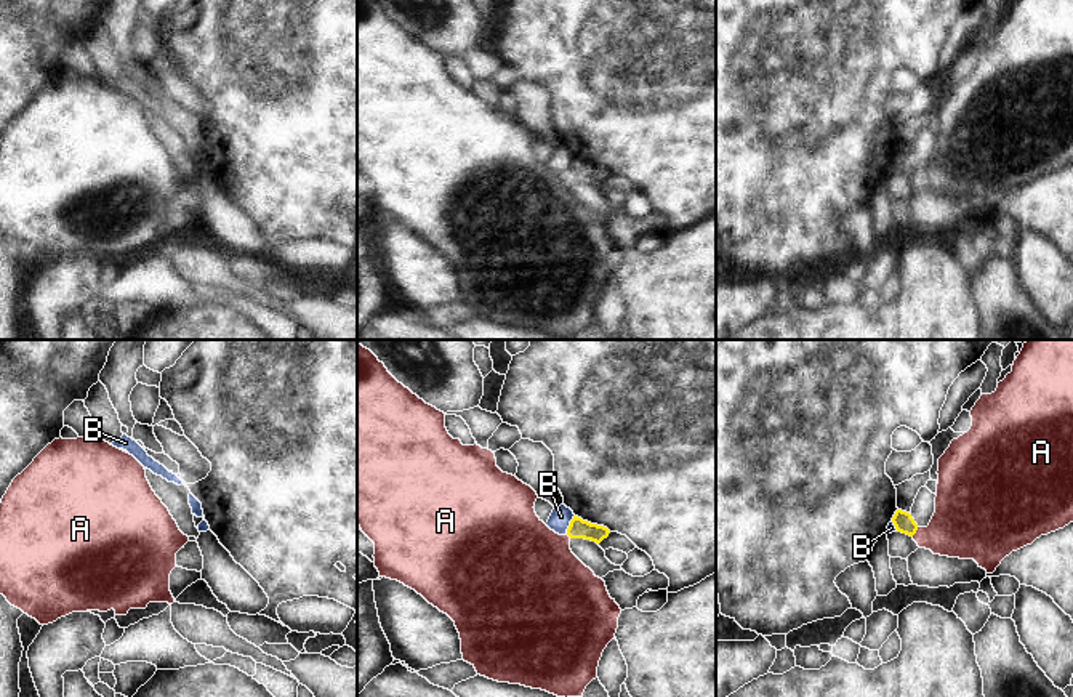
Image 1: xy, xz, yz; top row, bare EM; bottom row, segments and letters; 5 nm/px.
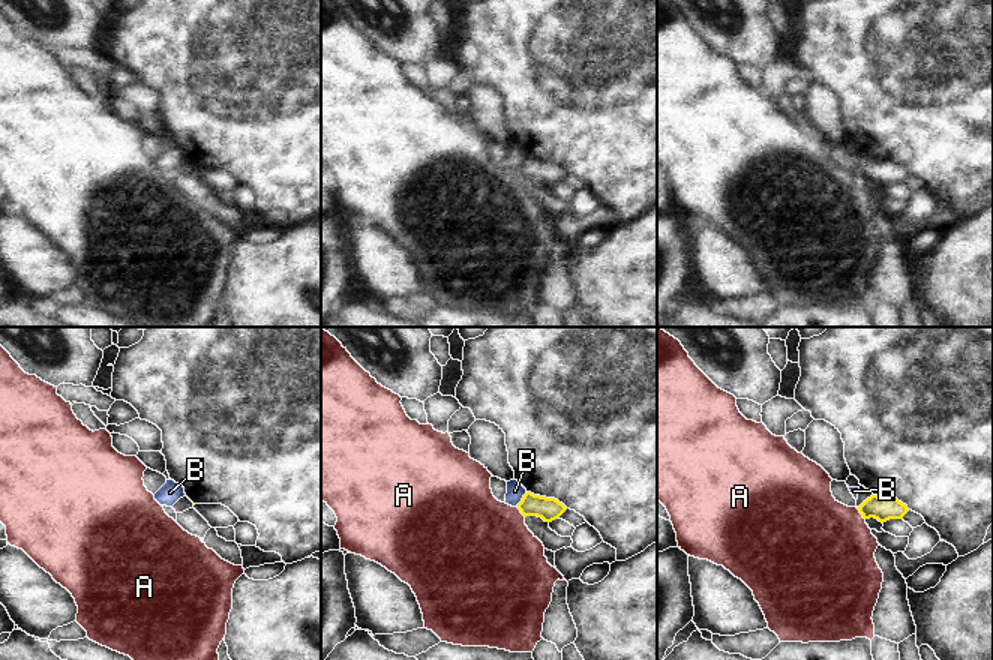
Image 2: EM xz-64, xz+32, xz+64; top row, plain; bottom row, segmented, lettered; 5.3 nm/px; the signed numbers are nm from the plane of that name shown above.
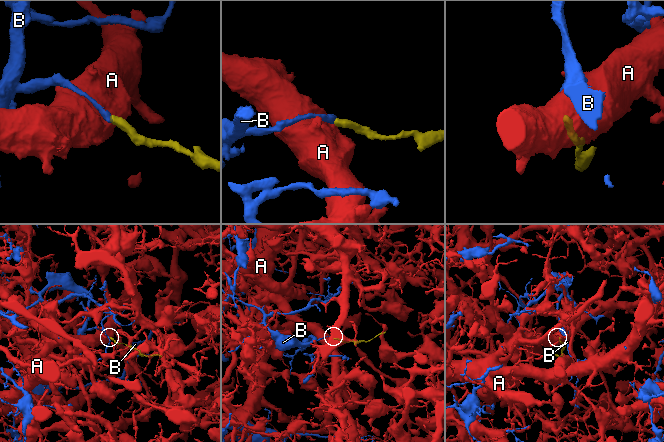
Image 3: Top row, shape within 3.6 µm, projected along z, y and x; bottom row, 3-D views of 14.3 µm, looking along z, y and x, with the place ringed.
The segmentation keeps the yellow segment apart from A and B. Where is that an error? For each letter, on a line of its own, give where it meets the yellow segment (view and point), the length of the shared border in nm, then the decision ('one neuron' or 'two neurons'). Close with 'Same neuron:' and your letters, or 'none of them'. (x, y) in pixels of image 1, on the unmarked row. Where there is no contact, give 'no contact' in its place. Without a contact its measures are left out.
A: yz (915, 173) | 60 nm | two neurons
B: xz (570, 165) | 110 nm | two neurons
Same neuron: none of them

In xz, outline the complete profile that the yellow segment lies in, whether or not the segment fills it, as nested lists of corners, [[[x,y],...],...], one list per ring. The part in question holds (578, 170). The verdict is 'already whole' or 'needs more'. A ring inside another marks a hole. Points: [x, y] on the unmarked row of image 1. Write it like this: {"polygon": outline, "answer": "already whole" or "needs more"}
{"polygon": [[[573,157],[570,162],[570,167],[567,170],[567,176],[570,179],[585,179],[596,184],[601,184],[604,179],[607,179],[610,171],[604,167],[591,165],[588,162],[583,162],[578,157]]], "answer": "already whole"}

